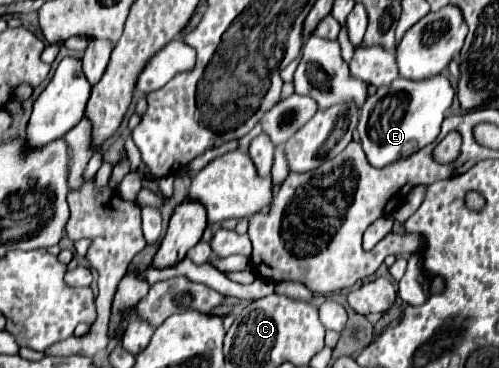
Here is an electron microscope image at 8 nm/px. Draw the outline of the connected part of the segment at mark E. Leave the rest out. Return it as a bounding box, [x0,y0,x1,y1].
[358,74,454,168]

